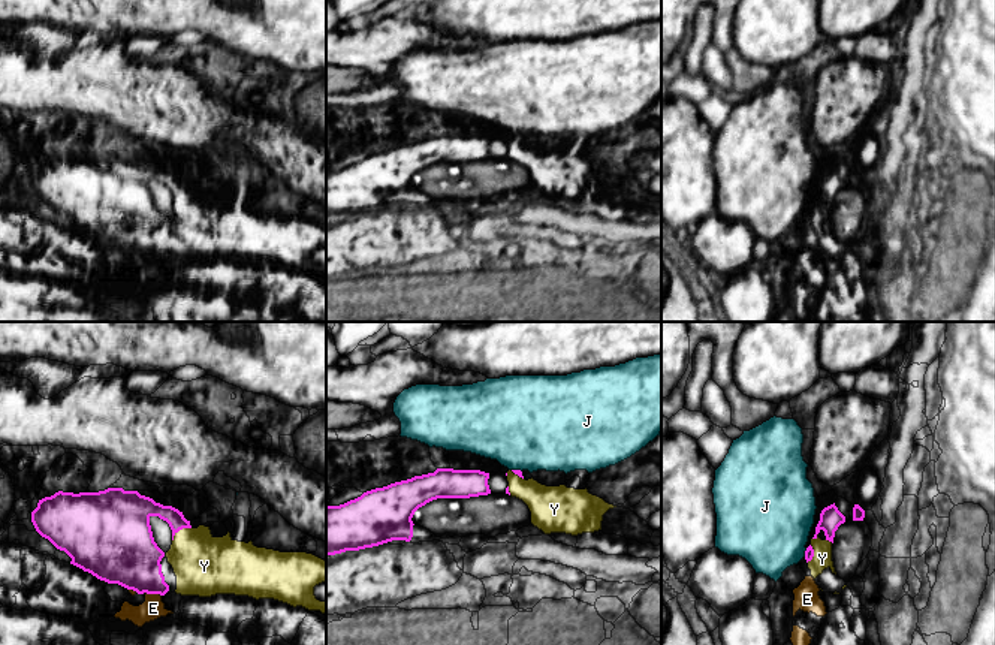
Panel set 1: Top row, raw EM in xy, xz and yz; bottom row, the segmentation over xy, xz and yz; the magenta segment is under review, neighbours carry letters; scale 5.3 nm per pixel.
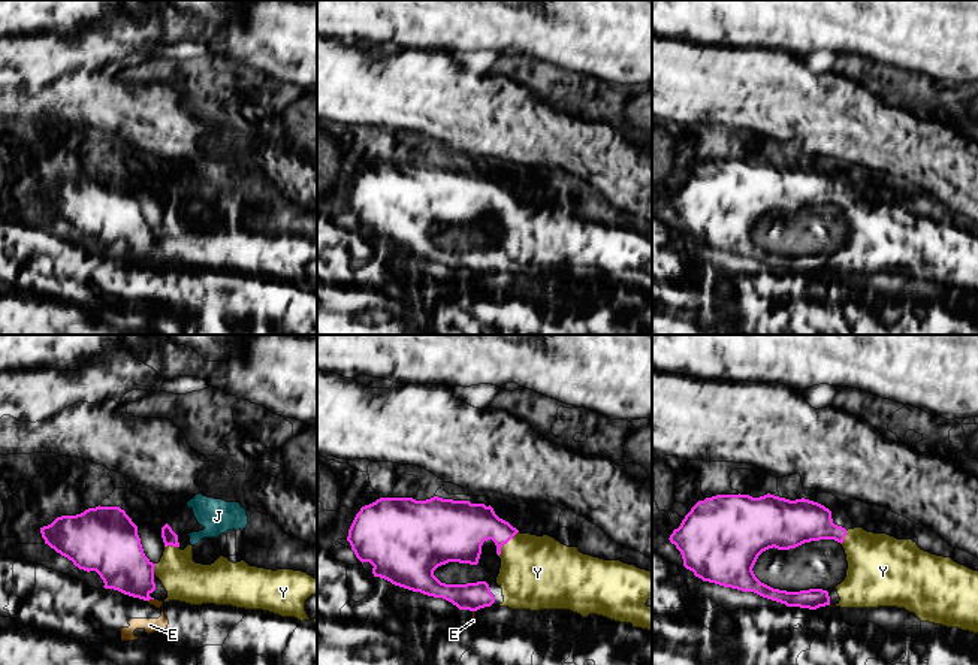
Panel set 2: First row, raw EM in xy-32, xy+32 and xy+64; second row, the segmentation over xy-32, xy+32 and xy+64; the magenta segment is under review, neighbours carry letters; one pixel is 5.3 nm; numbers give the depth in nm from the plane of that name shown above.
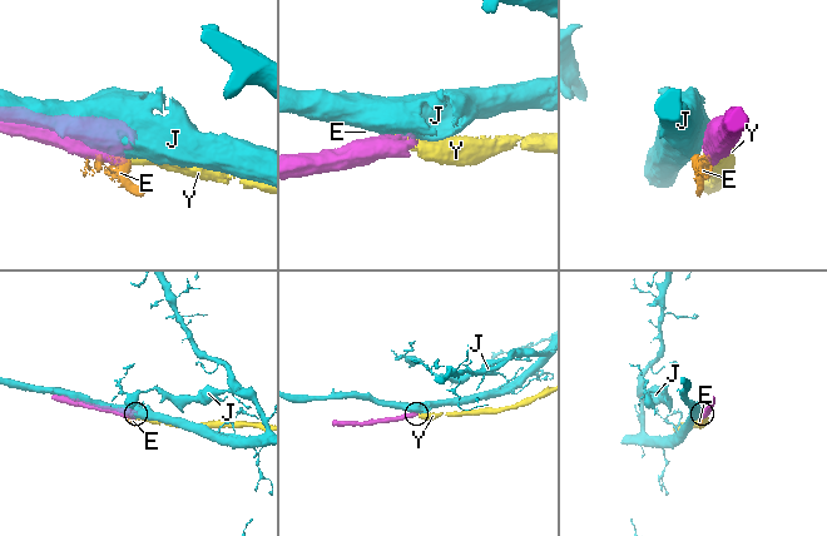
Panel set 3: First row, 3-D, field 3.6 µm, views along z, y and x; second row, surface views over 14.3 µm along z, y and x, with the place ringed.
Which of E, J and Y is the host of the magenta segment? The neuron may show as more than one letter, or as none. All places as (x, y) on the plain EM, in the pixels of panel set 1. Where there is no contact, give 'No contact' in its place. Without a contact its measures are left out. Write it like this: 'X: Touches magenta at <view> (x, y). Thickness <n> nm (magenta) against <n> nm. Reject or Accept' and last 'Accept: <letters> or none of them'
E: Touches magenta at xy (151, 258). Thickness 340 nm (magenta) against 120 nm. Reject
J: Touches magenta at xz (516, 135). Thickness 30 nm (magenta) against 480 nm. Reject
Y: Touches magenta at xy (180, 193). Thickness 200 nm (magenta) against 320 nm. Accept
Accept: Y

